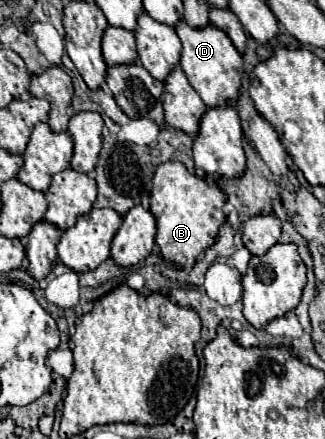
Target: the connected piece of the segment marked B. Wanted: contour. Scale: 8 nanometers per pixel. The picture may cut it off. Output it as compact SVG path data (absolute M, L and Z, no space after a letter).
M182 162L160 164L152 178L150 212L156 218L156 246L162 260L190 270L198 256L214 244L224 222L224 202L226 196L218 184L206 184L206 180L190 174Z

